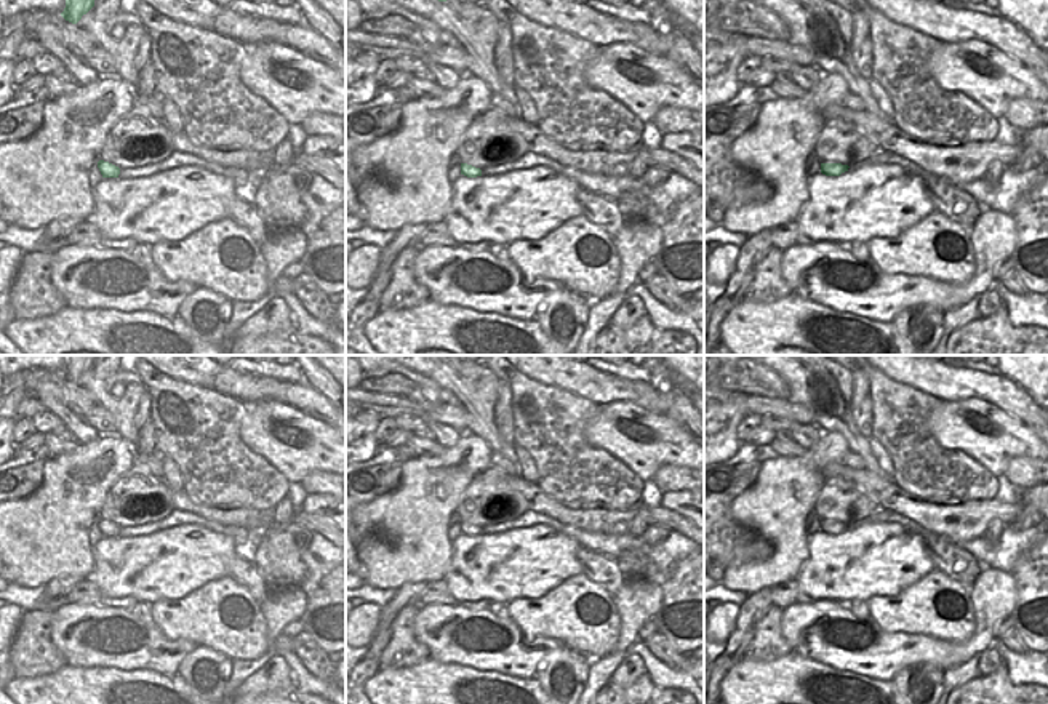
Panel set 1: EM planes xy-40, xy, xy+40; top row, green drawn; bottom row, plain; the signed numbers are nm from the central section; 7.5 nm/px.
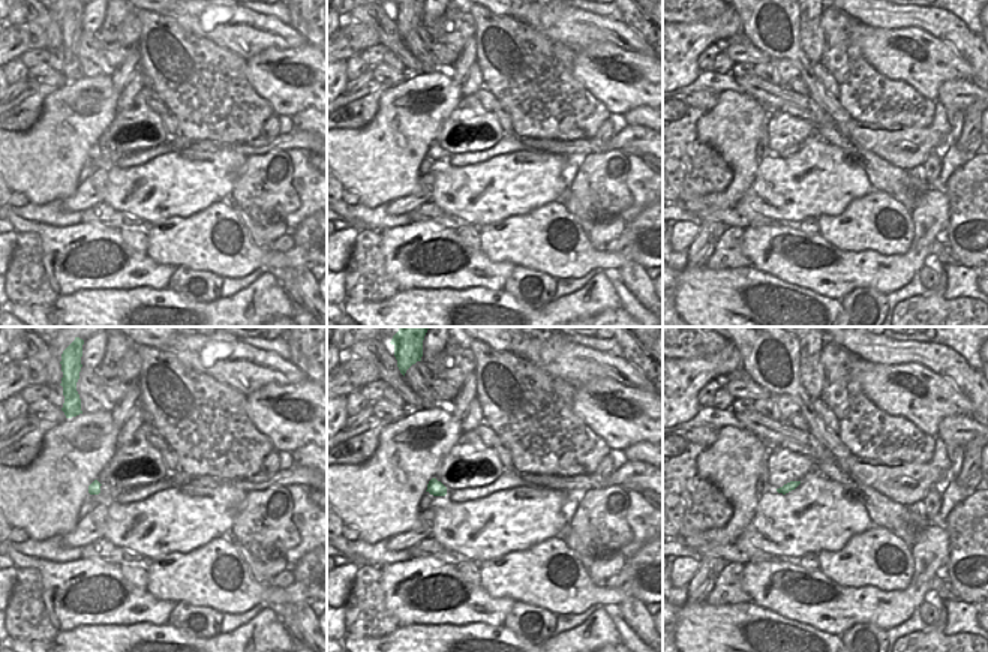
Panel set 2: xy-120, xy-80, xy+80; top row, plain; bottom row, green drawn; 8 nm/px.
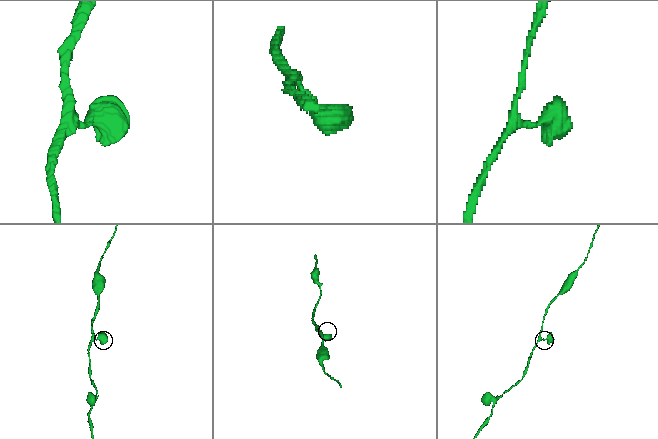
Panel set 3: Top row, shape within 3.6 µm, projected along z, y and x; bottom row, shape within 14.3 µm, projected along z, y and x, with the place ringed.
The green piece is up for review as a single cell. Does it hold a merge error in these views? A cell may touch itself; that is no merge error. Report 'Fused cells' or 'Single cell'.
Single cell

